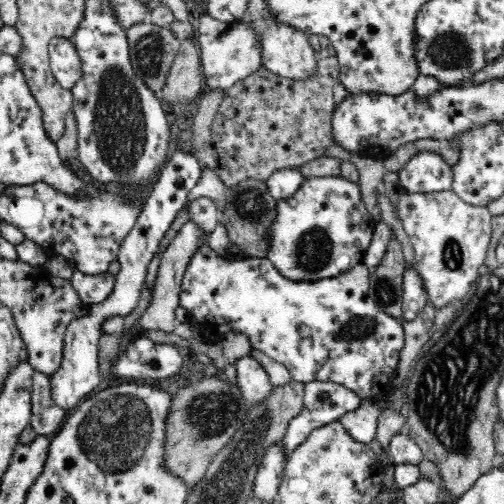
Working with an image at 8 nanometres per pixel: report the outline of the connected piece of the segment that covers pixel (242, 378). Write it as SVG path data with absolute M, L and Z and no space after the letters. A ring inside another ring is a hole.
M246 355L235 360L235 366L237 388L242 391L244 398L252 403L266 400L274 386L261 364L251 355Z

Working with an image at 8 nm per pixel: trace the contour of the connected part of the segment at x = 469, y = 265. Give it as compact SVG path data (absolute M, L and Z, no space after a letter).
M453 190L431 193L406 191L399 196L396 213L410 237L428 304L432 304L435 310L448 304L461 307L461 301L468 296L480 276L478 269L485 264L490 248L492 215L488 207L468 204Z

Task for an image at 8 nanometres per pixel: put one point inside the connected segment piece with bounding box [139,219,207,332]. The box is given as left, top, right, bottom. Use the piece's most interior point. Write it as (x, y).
(161, 314)

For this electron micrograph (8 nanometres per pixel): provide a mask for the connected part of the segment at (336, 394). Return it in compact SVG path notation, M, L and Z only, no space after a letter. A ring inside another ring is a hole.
M313 381L305 385L302 410L290 421L286 434L282 438L284 453L287 456L308 438L315 428L320 428L330 422L338 421L342 414L356 410L361 403L360 397L348 387L341 386L336 382Z

